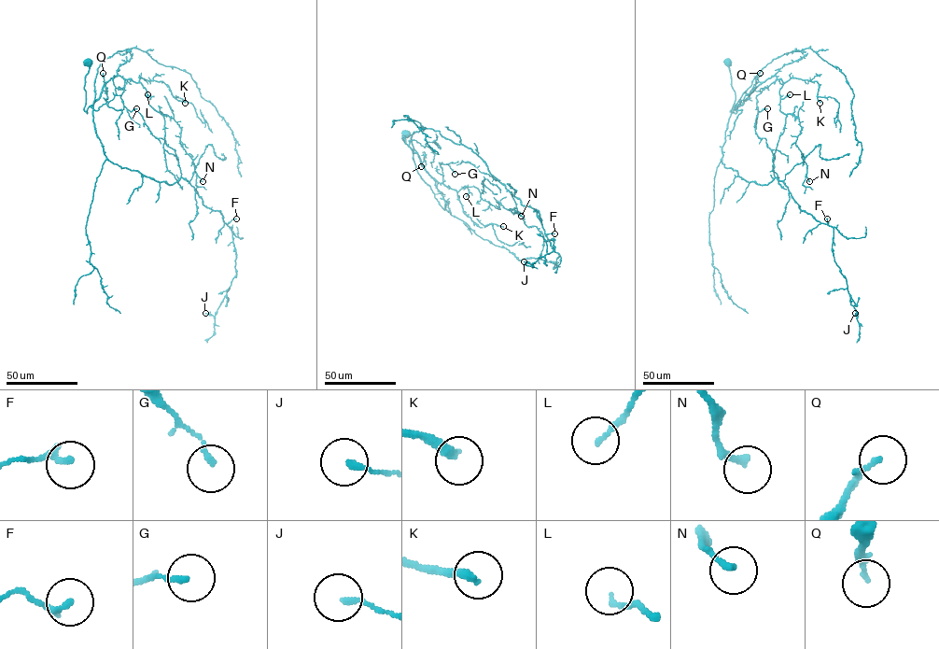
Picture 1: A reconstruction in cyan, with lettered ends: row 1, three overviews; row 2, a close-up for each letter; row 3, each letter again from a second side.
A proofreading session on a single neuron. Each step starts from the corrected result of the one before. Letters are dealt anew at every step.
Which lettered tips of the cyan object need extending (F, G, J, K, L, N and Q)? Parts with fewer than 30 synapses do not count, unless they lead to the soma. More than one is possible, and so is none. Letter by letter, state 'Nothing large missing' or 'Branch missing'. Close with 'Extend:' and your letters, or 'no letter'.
F: Nothing large missing
G: Nothing large missing
J: Nothing large missing
K: Nothing large missing
L: Nothing large missing
N: Nothing large missing
Q: Nothing large missing
Extend: no letter

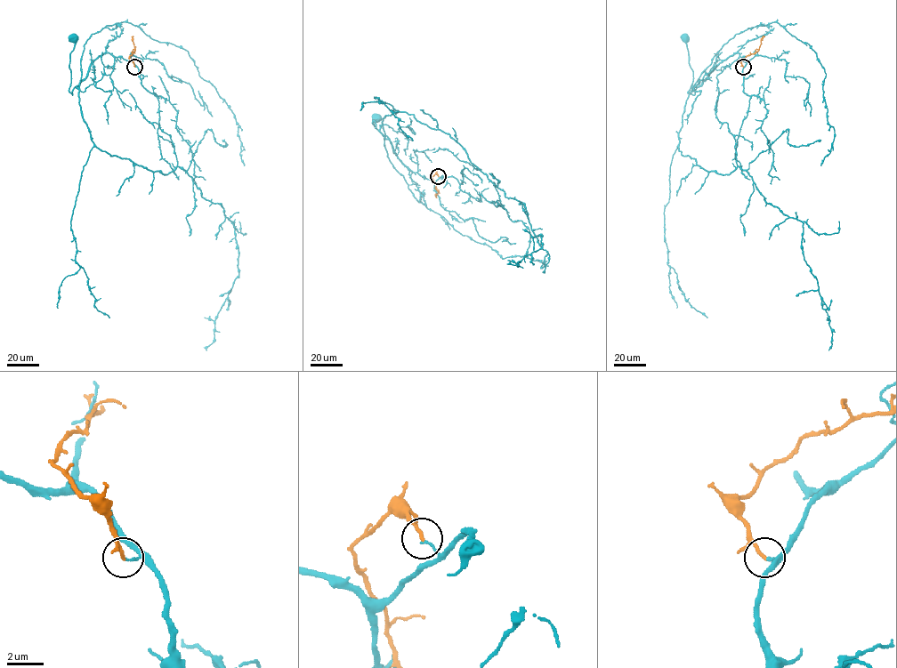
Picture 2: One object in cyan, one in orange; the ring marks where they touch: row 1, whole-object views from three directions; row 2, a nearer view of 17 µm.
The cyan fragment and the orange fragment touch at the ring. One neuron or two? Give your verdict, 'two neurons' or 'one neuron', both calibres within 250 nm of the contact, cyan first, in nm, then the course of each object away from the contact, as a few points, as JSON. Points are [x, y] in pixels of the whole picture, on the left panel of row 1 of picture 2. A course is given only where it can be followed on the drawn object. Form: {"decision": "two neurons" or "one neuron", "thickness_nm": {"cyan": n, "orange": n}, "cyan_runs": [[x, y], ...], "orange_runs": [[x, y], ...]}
{"decision": "two neurons", "thickness_nm": {"cyan": 110, "orange": 180}, "cyan_runs": [[134, 66], [132, 60], [104, 52], [92, 63], [72, 94], [69, 65], [74, 38]], "orange_runs": [[134, 66], [128, 58], [134, 51], [133, 36]]}

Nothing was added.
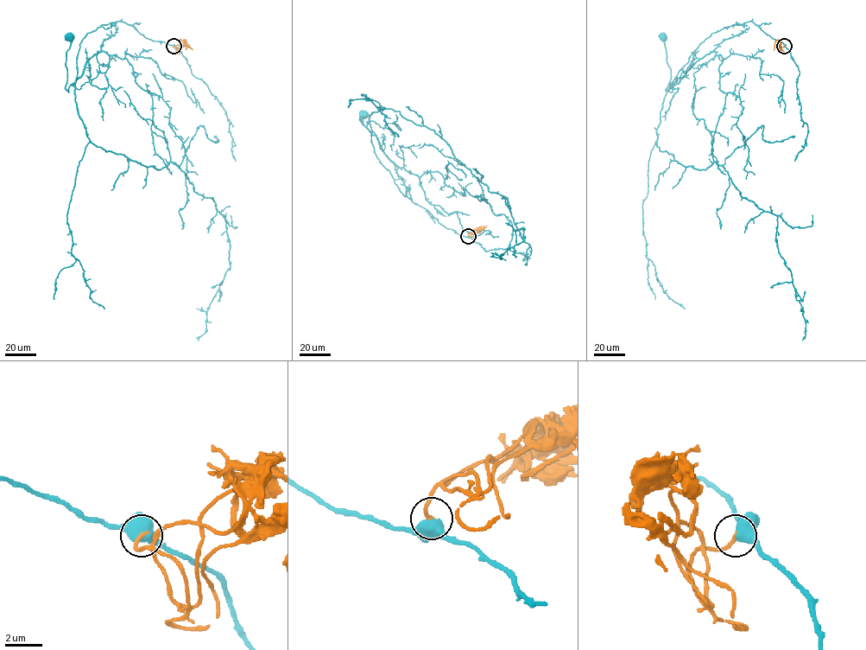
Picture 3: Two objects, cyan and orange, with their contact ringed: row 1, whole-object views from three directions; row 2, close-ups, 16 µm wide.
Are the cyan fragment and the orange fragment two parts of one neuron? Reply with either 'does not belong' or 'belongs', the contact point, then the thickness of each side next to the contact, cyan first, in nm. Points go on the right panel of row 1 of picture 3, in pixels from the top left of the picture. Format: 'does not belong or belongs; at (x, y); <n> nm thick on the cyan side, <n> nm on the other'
does not belong; at (784, 46); 700 nm thick on the cyan side, 240 nm on the other

